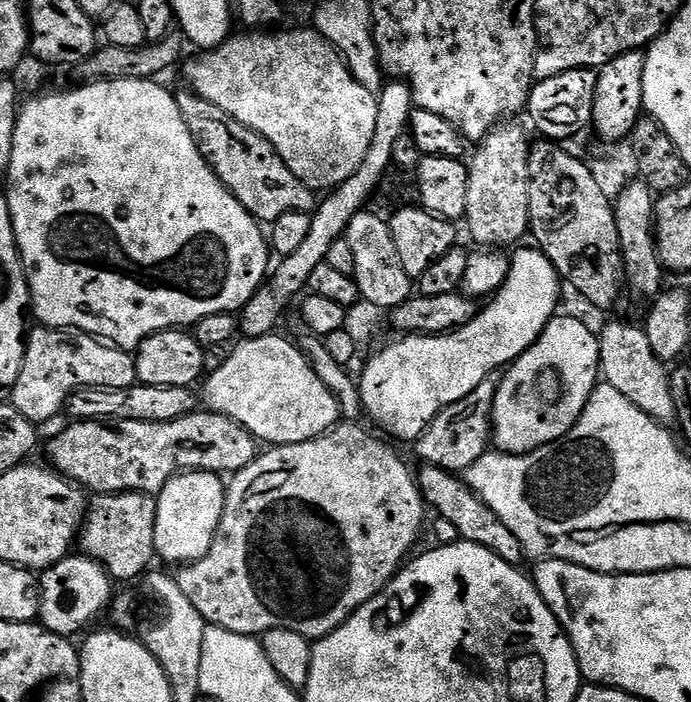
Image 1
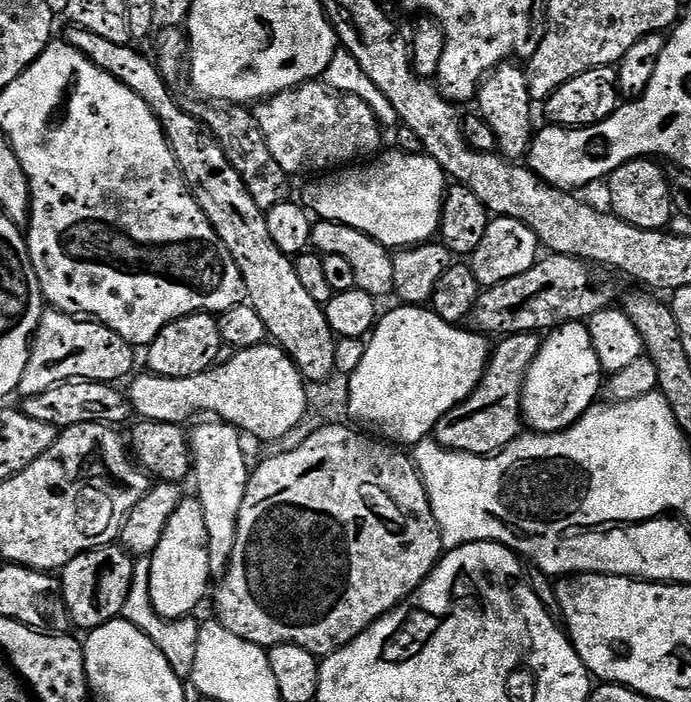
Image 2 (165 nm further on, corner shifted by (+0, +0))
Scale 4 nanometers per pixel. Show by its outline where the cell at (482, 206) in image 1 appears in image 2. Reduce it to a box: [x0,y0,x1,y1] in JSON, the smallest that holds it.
[475,62,534,162]

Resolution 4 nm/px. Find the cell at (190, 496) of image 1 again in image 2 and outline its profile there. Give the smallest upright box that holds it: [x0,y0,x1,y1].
[150,498,212,620]

